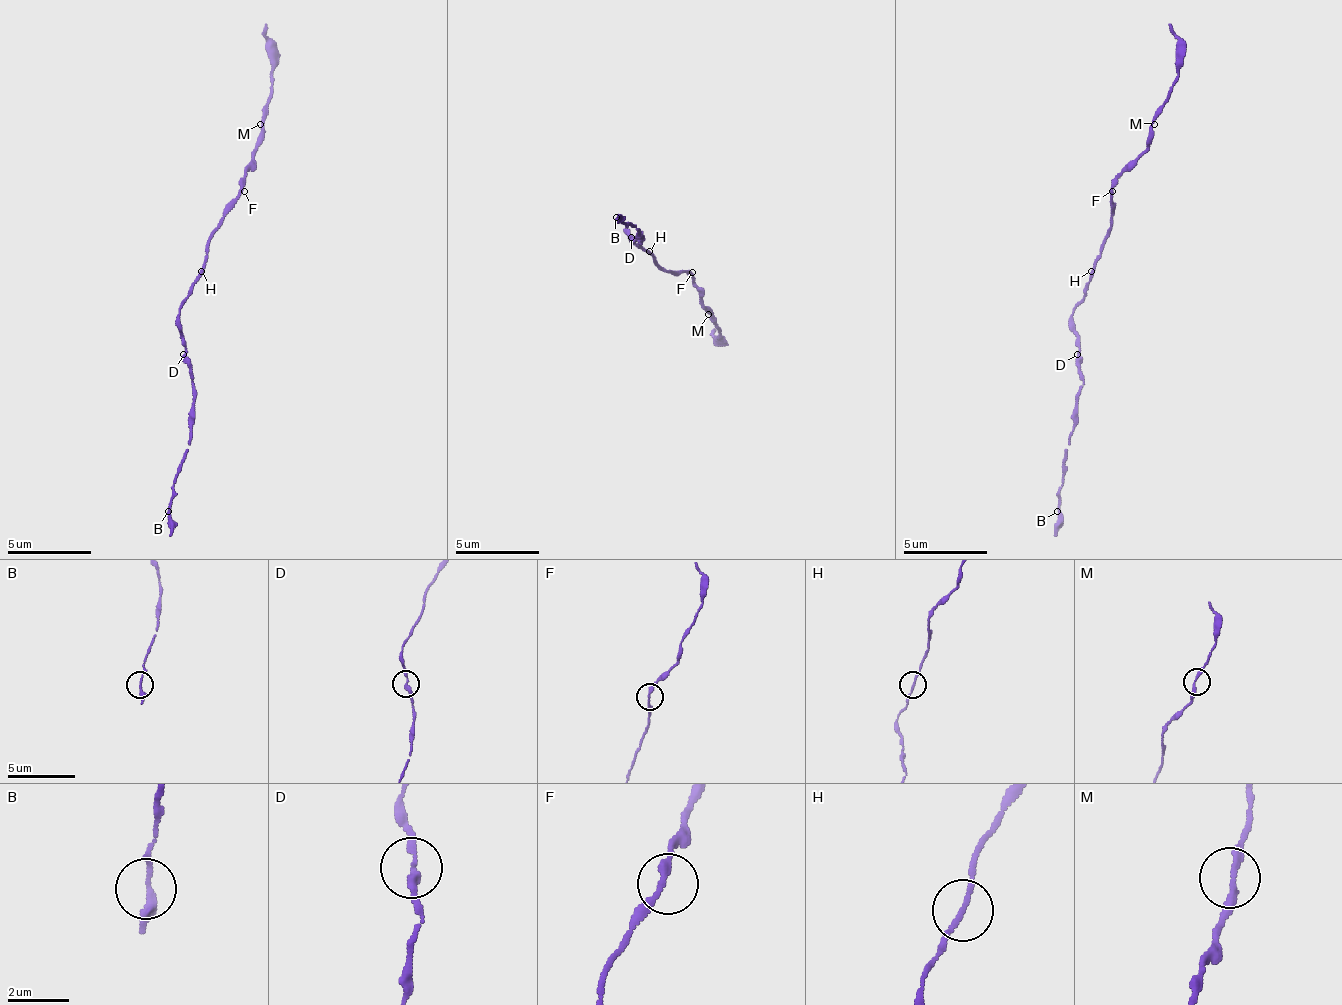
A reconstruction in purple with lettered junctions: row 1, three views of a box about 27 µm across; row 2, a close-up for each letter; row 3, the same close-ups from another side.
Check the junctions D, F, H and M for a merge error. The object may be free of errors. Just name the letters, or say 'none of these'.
none of these

